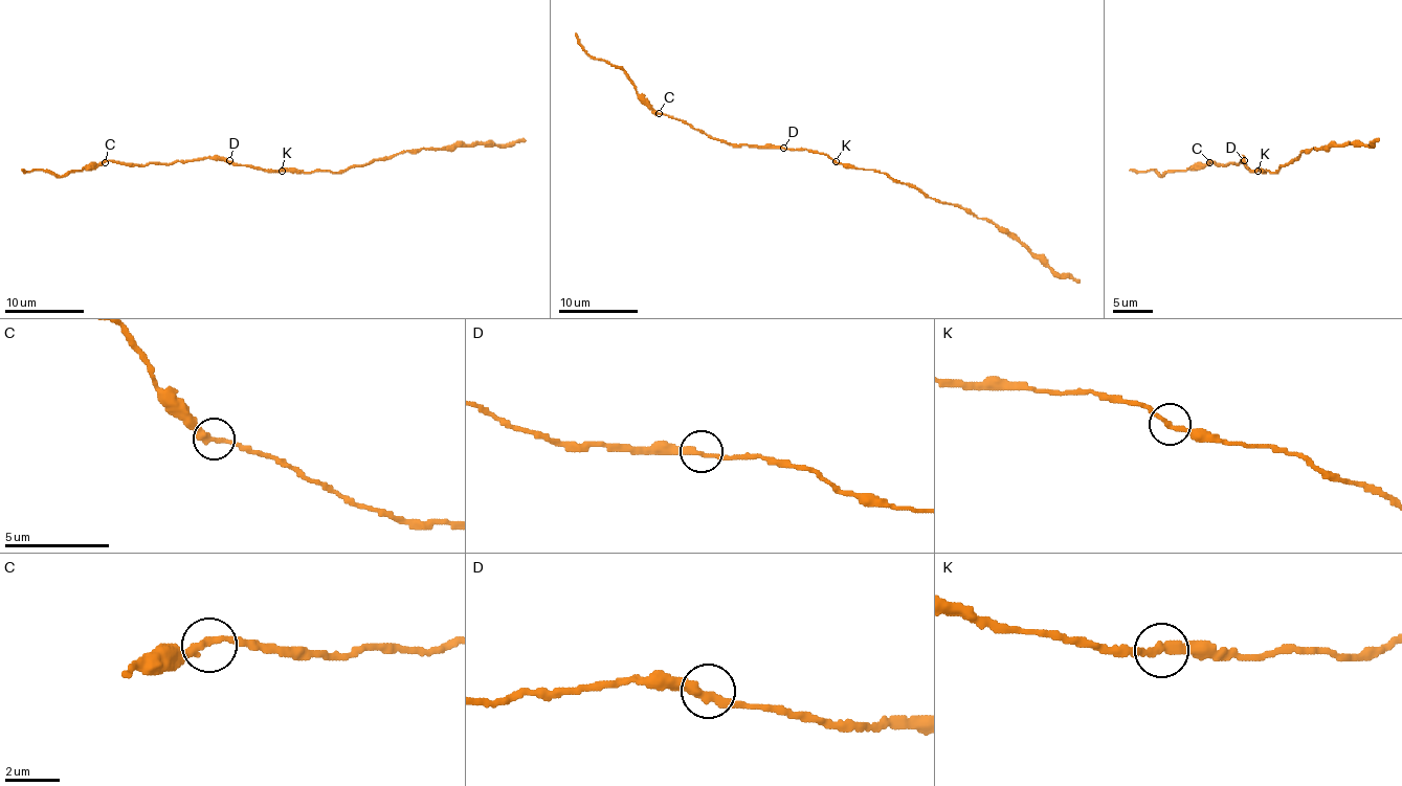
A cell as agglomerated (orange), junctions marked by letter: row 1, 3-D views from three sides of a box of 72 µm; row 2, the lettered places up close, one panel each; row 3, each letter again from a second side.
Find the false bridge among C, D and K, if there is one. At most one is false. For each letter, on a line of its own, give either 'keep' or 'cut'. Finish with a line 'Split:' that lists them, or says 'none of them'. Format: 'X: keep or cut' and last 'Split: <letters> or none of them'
C: keep
D: keep
K: keep
Split: none of them

